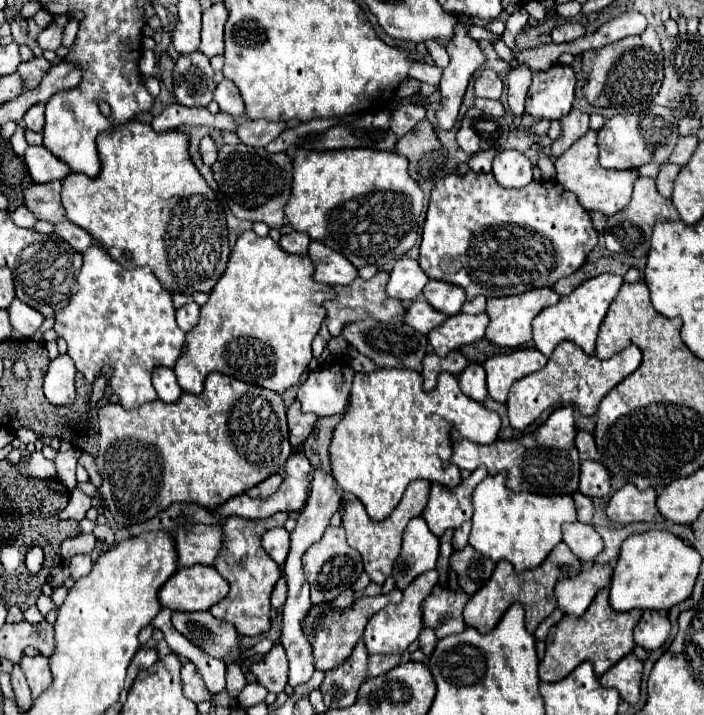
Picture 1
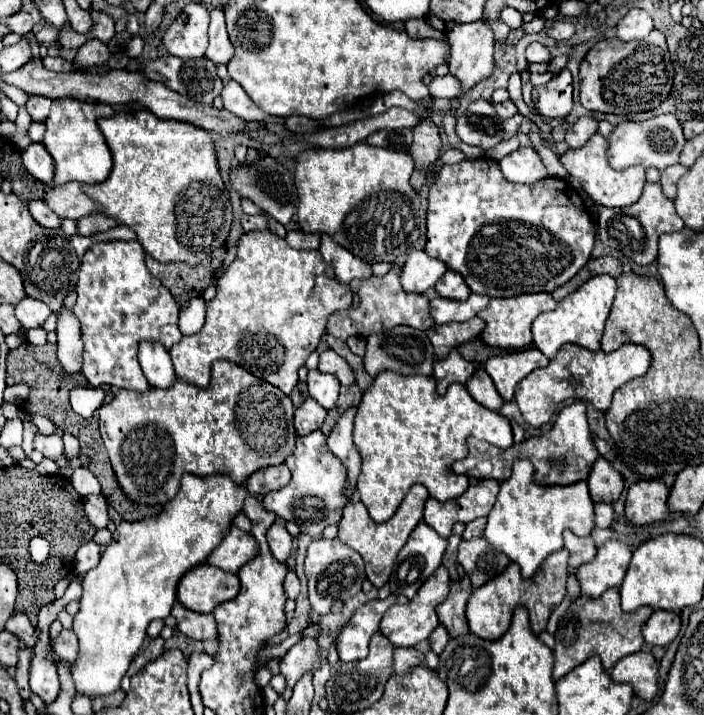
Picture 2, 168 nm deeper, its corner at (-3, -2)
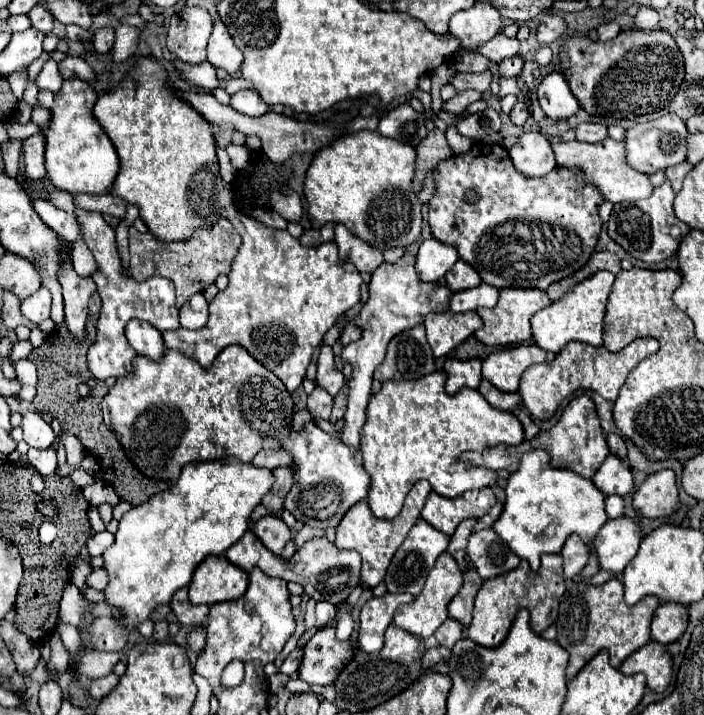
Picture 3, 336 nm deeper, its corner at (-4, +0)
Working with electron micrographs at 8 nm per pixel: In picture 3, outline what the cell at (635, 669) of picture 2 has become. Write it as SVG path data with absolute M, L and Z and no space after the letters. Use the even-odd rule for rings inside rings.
M649 641L643 649L635 651L623 661L621 671L625 675L643 673L647 677L647 687L657 693L663 693L671 683L671 673L673 673L671 667L673 667L673 657L669 649L657 641Z

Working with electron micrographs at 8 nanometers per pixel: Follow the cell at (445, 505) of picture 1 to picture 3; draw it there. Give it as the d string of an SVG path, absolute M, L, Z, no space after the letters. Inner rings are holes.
M491 487L467 491L467 493L463 493L463 497L457 497L457 499L447 499L447 497L441 497L435 491L431 491L431 495L421 511L421 517L429 525L433 525L437 531L451 537L463 519L469 519L469 517L479 519L495 503L497 503L497 499L495 499L495 493L491 491Z

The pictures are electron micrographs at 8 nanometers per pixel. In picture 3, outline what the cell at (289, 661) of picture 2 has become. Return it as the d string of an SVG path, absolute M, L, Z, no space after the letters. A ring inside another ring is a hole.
M335 627L319 629L305 645L305 657L299 667L299 677L309 685L331 685L341 669L353 659L357 633L347 641L335 637Z

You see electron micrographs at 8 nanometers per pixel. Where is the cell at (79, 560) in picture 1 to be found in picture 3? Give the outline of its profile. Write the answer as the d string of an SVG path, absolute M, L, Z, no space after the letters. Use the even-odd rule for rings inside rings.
M109 531L95 533L95 535L89 537L89 541L87 541L89 555L91 555L91 557L99 557L99 555L103 555L103 551L105 551L111 543L113 543L113 533L109 533Z

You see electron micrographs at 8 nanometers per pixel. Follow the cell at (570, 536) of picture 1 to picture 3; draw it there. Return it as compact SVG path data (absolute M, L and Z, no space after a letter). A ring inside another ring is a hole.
M571 535L565 541L561 557L563 557L565 579L575 579L581 573L581 569L587 565L589 549L587 549L587 545L583 545L583 541L577 535Z

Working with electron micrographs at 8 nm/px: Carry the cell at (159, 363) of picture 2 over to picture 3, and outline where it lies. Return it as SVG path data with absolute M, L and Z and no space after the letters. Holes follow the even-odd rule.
M131 319L131 321L125 325L125 335L127 335L129 345L131 345L139 355L155 357L155 359L161 359L161 357L163 357L165 345L163 345L161 333L159 333L155 327L151 327L147 321Z

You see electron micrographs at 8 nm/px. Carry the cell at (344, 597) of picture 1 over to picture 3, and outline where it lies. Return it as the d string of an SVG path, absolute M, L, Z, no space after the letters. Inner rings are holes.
M321 601L321 603L317 603L317 623L315 623L315 627L317 629L321 629L321 627L325 627L333 617L335 617L335 605L331 605L329 601Z

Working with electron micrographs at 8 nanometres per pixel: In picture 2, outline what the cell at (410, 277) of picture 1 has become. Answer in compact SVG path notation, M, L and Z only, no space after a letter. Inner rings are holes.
M412 251L402 267L402 287L406 293L424 293L446 273L442 261L426 257L424 251Z

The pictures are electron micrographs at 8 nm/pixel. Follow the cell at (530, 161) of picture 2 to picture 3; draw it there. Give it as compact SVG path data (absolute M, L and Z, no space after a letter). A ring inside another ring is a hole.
M523 133L509 149L509 155L527 177L543 177L557 165L551 143L541 133Z

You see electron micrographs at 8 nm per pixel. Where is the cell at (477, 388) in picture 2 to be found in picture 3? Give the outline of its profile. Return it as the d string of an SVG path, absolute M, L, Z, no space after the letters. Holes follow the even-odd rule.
M483 379L483 383L479 385L479 393L495 407L495 409L503 409L503 411L511 411L521 403L521 395L519 393L505 393L499 391L495 385L487 383L487 379Z

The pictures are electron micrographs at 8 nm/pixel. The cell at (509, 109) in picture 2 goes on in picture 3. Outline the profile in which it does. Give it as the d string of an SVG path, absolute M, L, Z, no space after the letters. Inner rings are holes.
M517 101L509 117L511 117L513 125L517 125L517 127L523 127L523 125L525 125L525 121L529 119L529 109L527 109L527 105L525 105L525 103L521 103L521 101Z

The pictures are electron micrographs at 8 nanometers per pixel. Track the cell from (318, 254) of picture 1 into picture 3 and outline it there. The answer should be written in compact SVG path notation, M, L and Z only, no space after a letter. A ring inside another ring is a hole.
M341 223L335 227L335 243L339 247L339 257L351 261L361 273L373 273L383 263L381 249L359 239Z

